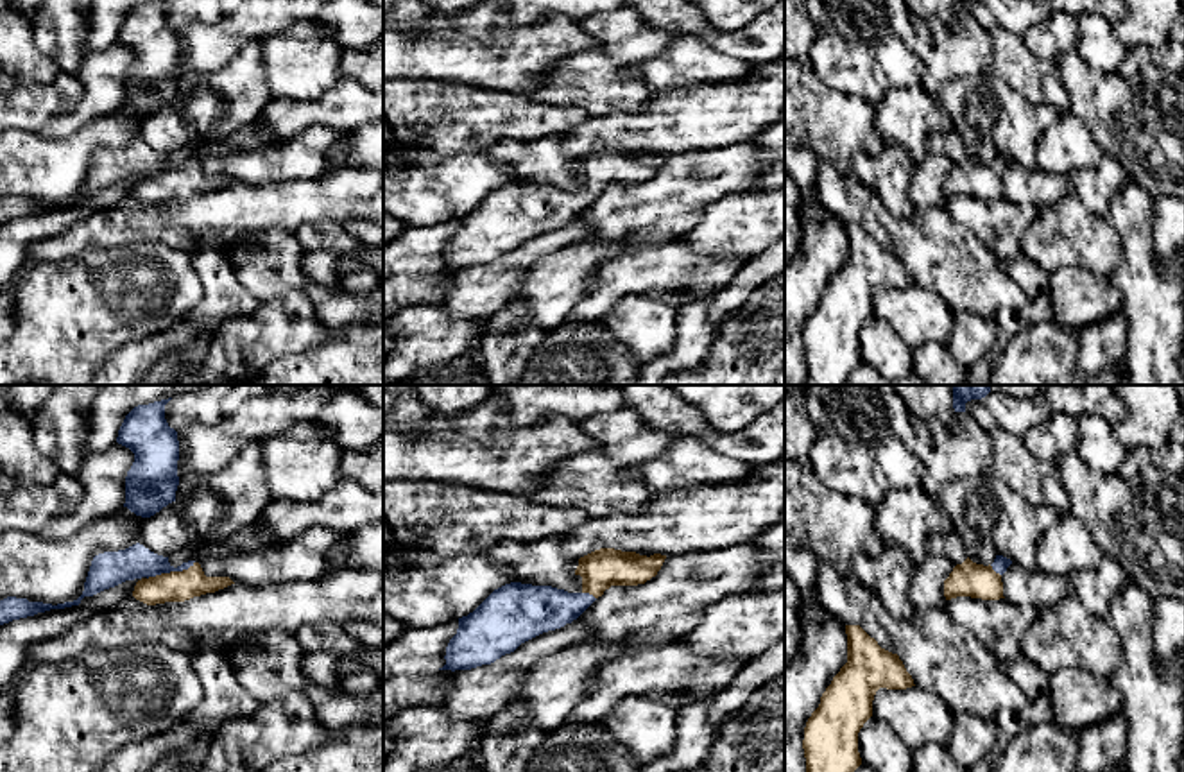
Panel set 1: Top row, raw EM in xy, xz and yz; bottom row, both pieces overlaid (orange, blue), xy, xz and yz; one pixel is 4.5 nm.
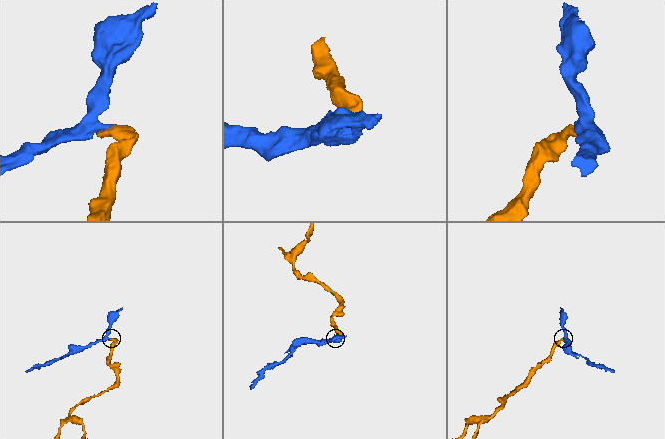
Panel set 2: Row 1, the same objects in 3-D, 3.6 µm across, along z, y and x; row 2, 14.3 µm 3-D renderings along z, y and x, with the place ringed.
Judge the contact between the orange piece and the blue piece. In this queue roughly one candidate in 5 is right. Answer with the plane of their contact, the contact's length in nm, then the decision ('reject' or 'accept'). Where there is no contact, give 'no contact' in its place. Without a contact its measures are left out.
meets orange in xy; contact 240 nm long; accept

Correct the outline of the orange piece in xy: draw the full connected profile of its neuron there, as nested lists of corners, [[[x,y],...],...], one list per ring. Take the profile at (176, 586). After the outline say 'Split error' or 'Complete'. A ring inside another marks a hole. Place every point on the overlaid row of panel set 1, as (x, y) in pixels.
[[[136,543],[125,550],[95,555],[84,582],[84,591],[73,602],[52,605],[16,596],[0,600],[0,625],[50,609],[79,605],[84,596],[93,596],[134,579],[138,582],[133,596],[147,605],[184,602],[235,584],[229,577],[206,577],[195,561],[174,568],[168,557],[158,555]]]. Split error

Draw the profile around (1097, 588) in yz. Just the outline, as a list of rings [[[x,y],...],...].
[[[1105,553],[1098,566],[1071,573],[1068,579],[1078,600],[1100,618],[1111,613],[1112,602],[1130,582],[1121,562]]]

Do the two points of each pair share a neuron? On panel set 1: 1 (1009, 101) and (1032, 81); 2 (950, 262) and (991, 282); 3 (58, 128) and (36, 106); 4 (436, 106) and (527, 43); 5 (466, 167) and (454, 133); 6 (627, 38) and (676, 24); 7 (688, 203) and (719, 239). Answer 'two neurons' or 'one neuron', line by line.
1: two neurons
2: one neuron
3: two neurons
4: two neurons
5: two neurons
6: two neurons
7: two neurons

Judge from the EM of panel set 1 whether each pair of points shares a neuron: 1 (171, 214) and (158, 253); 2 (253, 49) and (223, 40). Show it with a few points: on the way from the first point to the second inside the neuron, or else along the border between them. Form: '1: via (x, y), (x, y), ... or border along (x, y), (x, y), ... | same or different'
1: border along (120, 246), (162, 242), (192, 255) | different
2: border along (248, 42), (228, 63), (210, 70) | different

